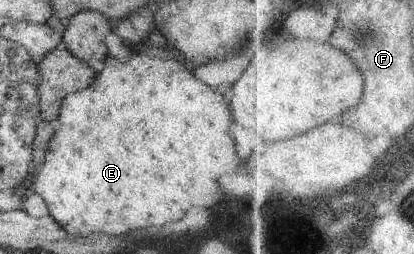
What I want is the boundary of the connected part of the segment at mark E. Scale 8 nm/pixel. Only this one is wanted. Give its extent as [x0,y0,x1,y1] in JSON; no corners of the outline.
[30,49,239,238]

